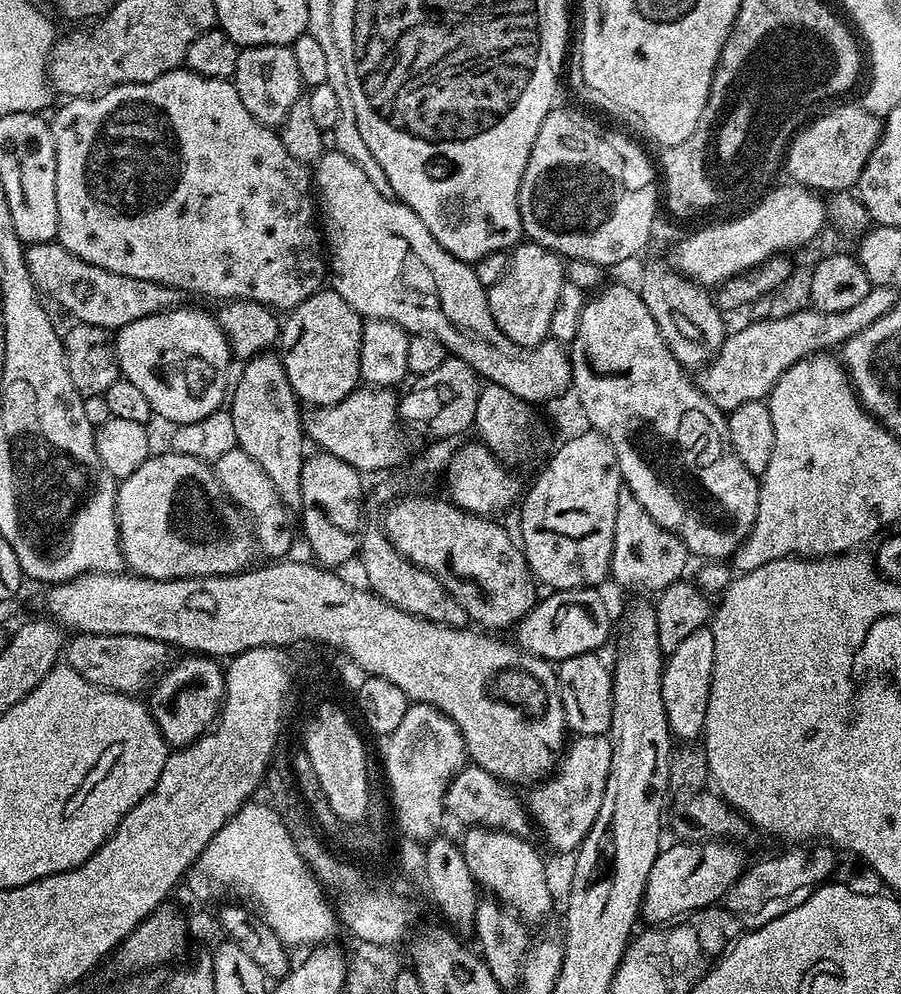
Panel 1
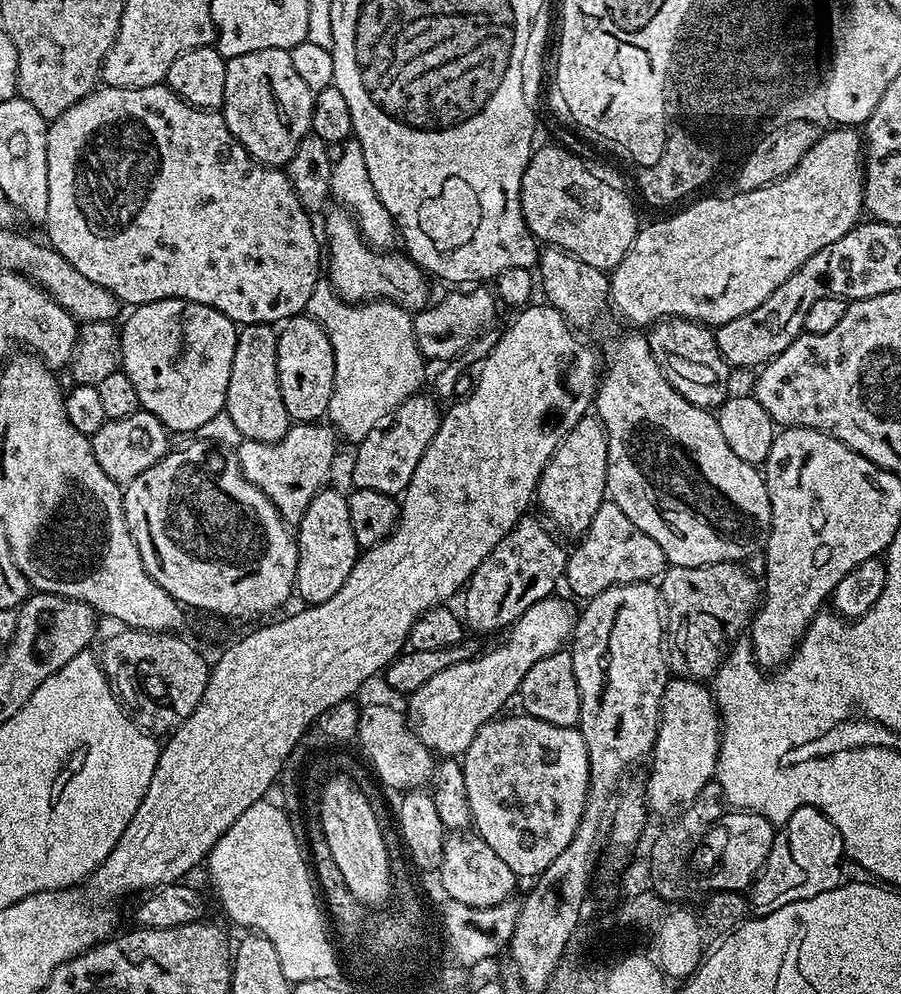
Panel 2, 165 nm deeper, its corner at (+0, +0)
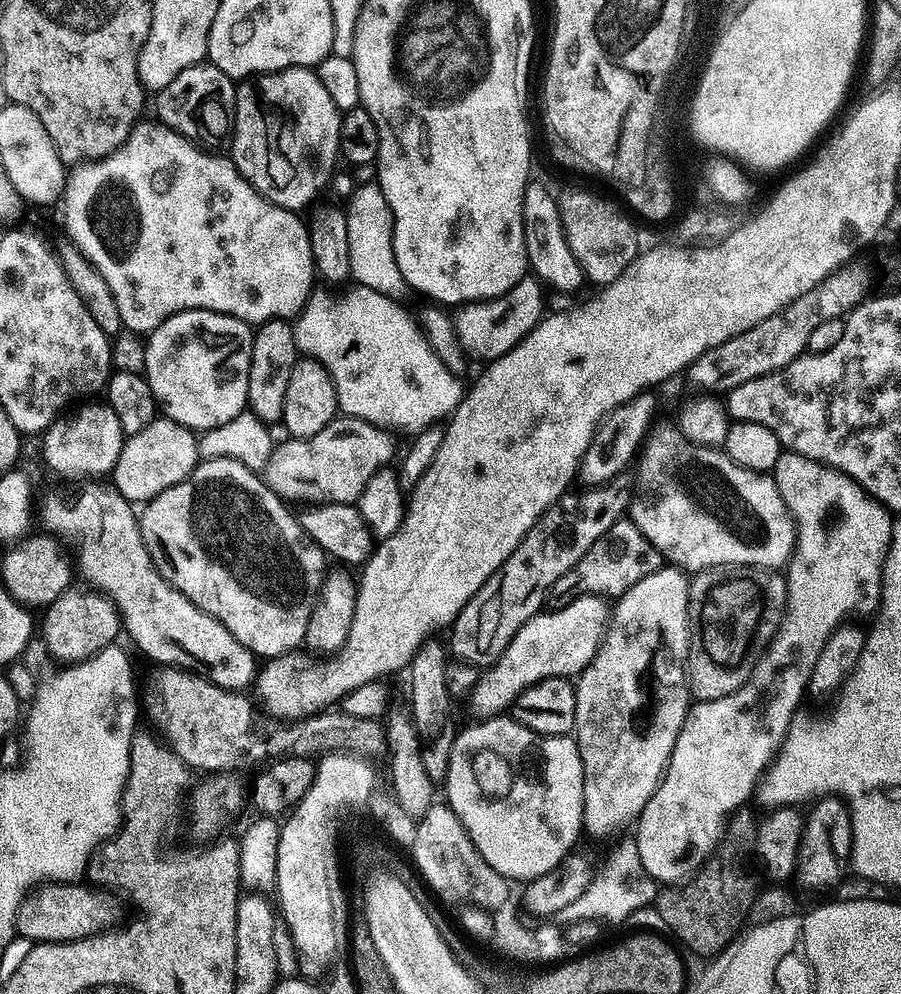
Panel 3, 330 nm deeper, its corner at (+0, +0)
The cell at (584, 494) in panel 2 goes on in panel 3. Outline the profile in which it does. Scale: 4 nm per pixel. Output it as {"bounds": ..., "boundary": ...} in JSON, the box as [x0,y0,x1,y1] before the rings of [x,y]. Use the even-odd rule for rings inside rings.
{"bounds":[578,390,656,486],"boundary":[[[645,390],[633,400],[628,400],[604,417],[603,424],[596,429],[596,435],[592,438],[592,444],[584,452],[578,465],[578,476],[585,485],[599,486],[614,479],[615,476],[623,473],[633,463],[638,449],[643,445],[645,436],[650,431],[648,419],[656,408],[656,400],[652,397],[651,391]],[[629,463],[629,464],[628,464]],[[628,464],[628,467],[626,467]]]}

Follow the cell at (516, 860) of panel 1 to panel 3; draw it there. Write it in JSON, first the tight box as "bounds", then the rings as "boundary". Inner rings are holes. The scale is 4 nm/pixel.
{"bounds":[406,638,457,778],"boundary":[[[429,638],[421,644],[420,649],[414,654],[406,675],[412,679],[412,712],[410,719],[415,727],[417,736],[422,745],[422,766],[426,766],[426,774],[434,778],[447,777],[450,766],[452,744],[456,740],[457,725],[452,725],[453,697],[448,694],[446,682],[446,666],[450,663],[449,657],[444,657],[444,648],[436,641]]]}

